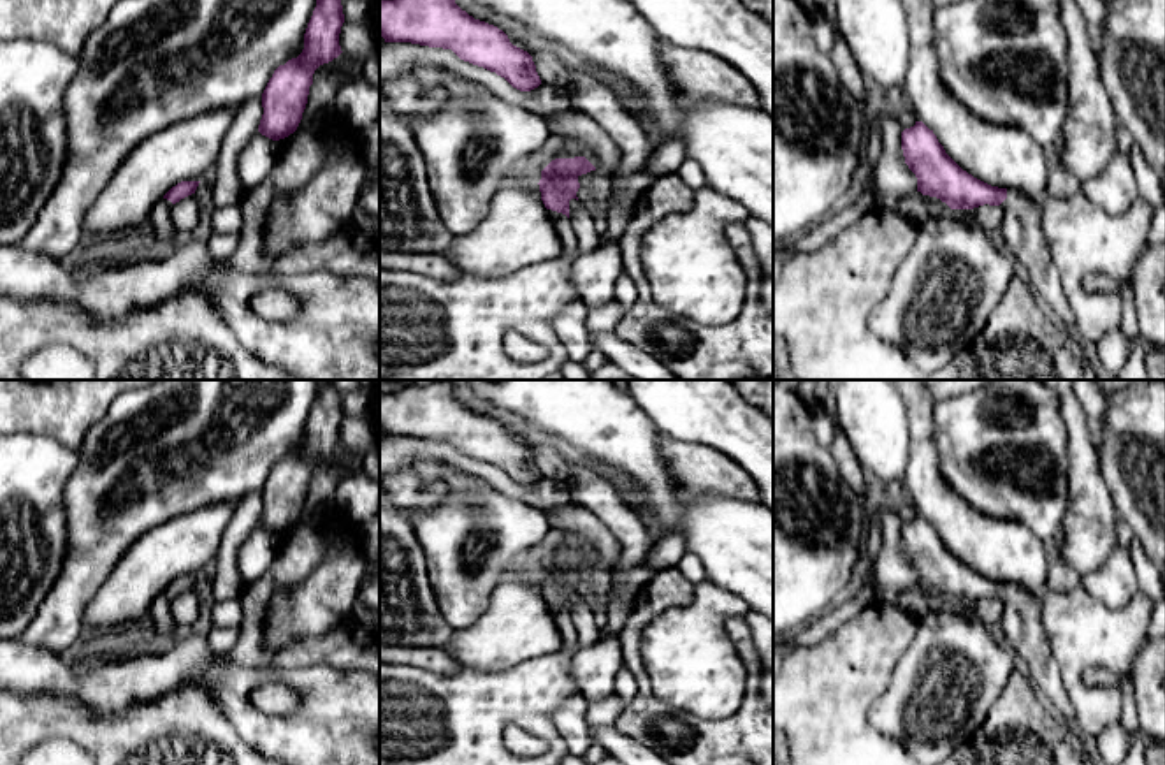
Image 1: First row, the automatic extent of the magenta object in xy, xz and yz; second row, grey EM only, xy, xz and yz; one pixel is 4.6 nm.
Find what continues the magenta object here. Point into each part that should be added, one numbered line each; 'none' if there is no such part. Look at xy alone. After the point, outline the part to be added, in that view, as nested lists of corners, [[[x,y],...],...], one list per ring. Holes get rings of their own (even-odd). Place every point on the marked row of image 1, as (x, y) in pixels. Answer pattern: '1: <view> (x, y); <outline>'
1: xy (160, 215); [[[167,199],[158,200],[149,213],[149,220],[160,239],[170,236],[176,230],[172,225],[172,202]]]

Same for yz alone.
1: yz (1021, 218); [[[1007,190],[1002,206],[1002,234],[1014,257],[1030,274],[1031,287],[1047,301],[1058,329],[1075,325],[1042,229],[1042,206],[1017,190]]]

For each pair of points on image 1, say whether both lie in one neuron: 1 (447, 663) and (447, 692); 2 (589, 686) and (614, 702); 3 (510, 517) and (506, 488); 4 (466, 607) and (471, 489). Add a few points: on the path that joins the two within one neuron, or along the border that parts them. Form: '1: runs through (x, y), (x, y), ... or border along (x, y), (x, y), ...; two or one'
1: border along (406, 665), (436, 672), (457, 672), (461, 669); two
2: border along (612, 692), (605, 699), (587, 704); two
3: border along (487, 484), (547, 514); two
4: runs through (463, 577), (459, 563), (471, 547), (471, 519); one

